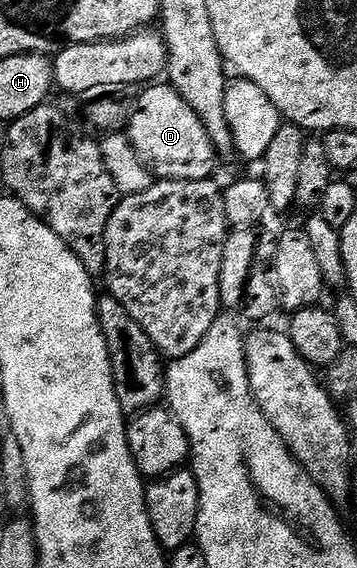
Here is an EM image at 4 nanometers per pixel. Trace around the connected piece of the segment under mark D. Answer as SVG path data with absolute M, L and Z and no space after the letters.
M151 84L136 102L129 114L126 134L131 137L133 148L144 164L155 173L156 179L184 182L205 180L215 173L217 155L201 116L189 108L189 104L169 84Z

